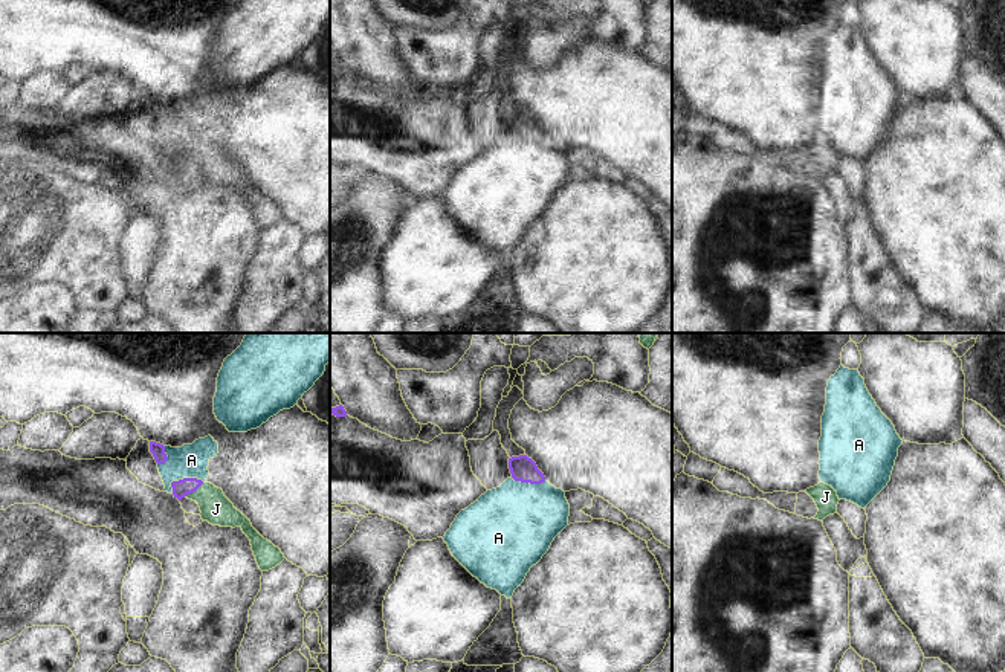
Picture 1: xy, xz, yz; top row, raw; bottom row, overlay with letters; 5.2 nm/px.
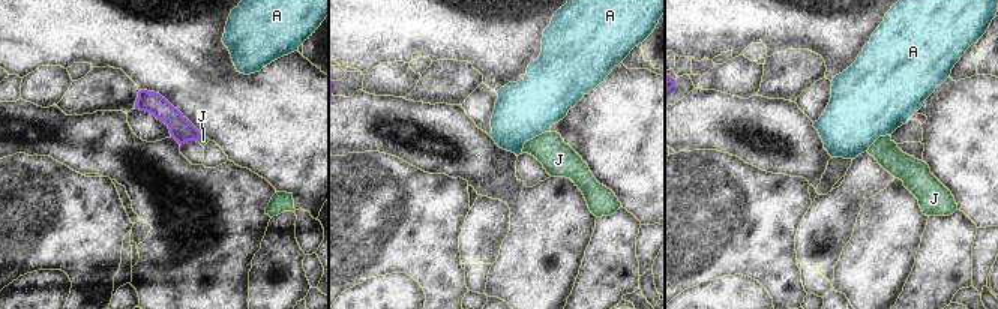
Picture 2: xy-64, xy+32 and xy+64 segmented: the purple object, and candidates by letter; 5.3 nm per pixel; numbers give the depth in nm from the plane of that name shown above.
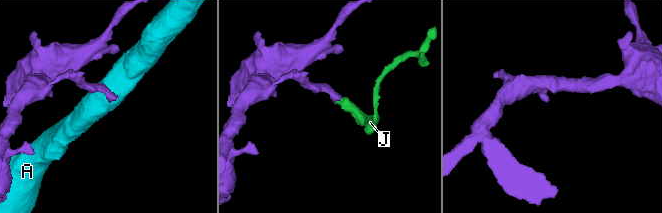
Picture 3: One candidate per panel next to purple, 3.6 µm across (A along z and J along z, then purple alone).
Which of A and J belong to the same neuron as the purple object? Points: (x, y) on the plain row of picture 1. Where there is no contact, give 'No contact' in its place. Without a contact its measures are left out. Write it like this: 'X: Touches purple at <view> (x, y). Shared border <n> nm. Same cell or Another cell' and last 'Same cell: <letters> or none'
A: Touches purple at xy (185, 136). Shared border 190 nm. Another cell
J: Touches purple at xy (193, 148). Shared border 130 nm. Same cell
Same cell: J

